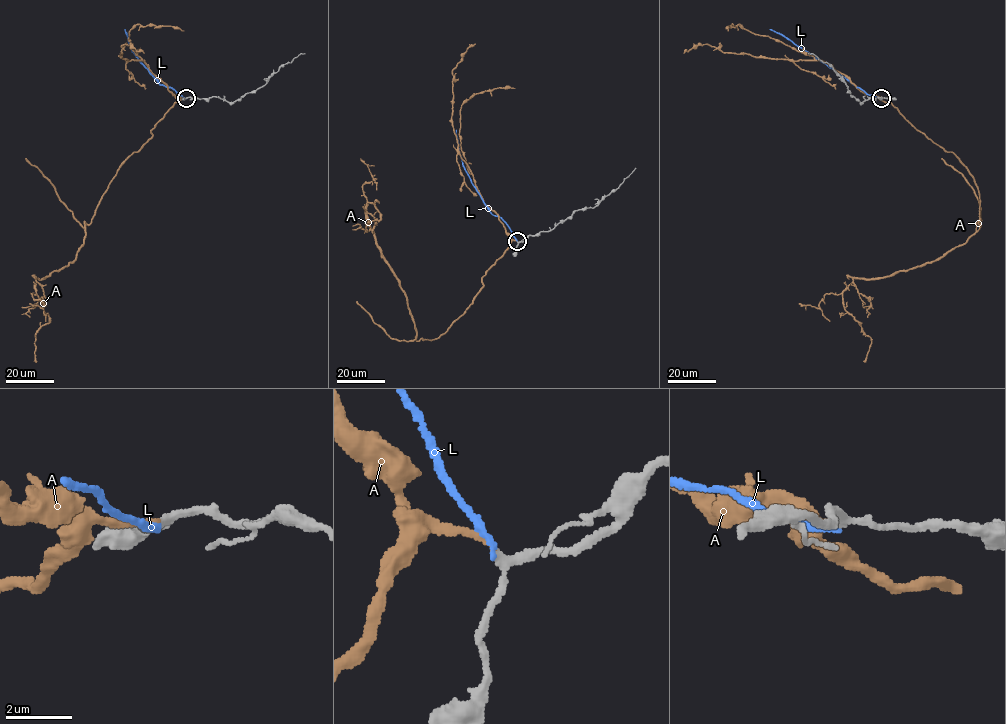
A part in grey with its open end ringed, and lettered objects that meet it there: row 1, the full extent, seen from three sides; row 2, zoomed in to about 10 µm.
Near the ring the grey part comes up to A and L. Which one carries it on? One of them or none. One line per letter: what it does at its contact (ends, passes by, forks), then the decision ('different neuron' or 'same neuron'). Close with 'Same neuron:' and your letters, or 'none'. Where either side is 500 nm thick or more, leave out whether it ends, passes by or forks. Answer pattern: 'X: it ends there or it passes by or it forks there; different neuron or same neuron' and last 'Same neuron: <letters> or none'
A: it ends there; same neuron
L: it ends there; different neuron
Same neuron: A

